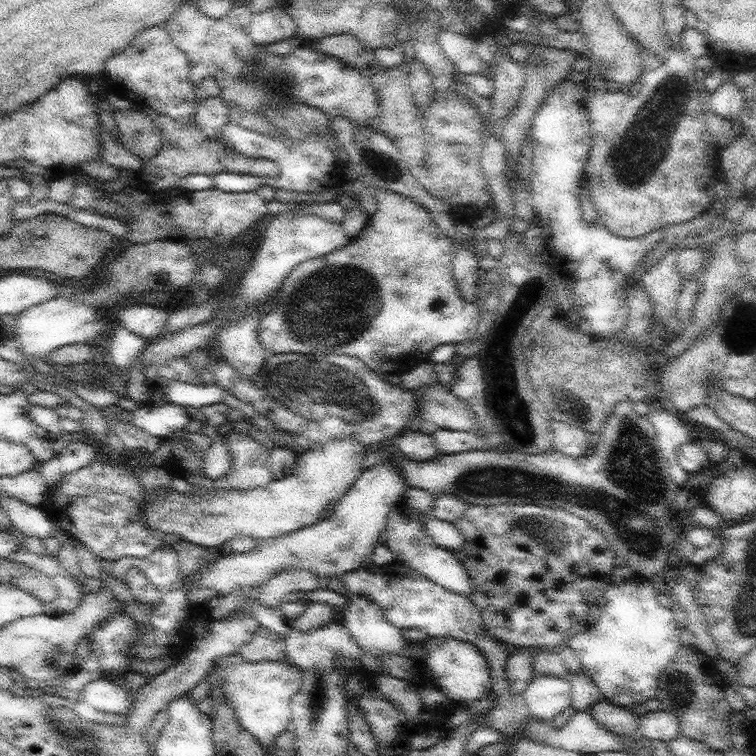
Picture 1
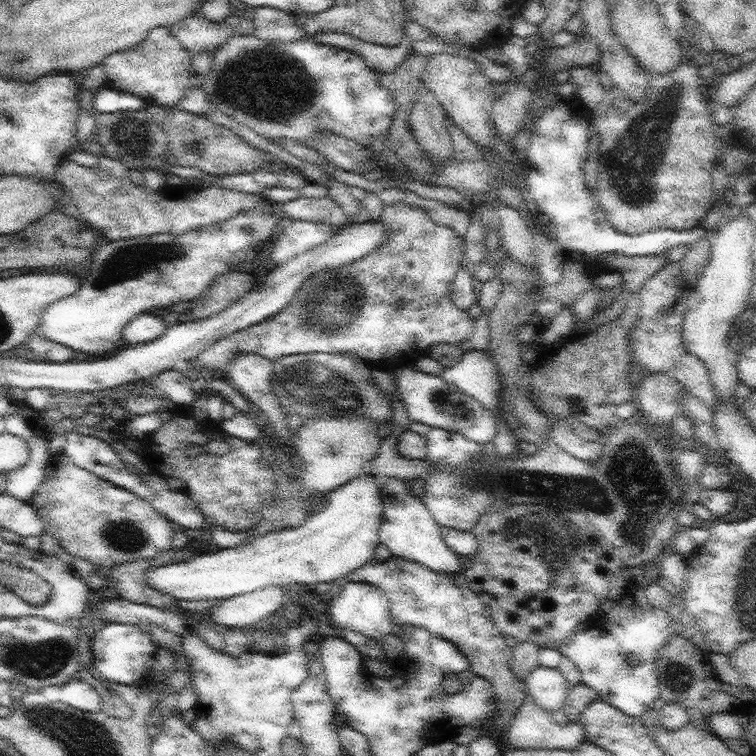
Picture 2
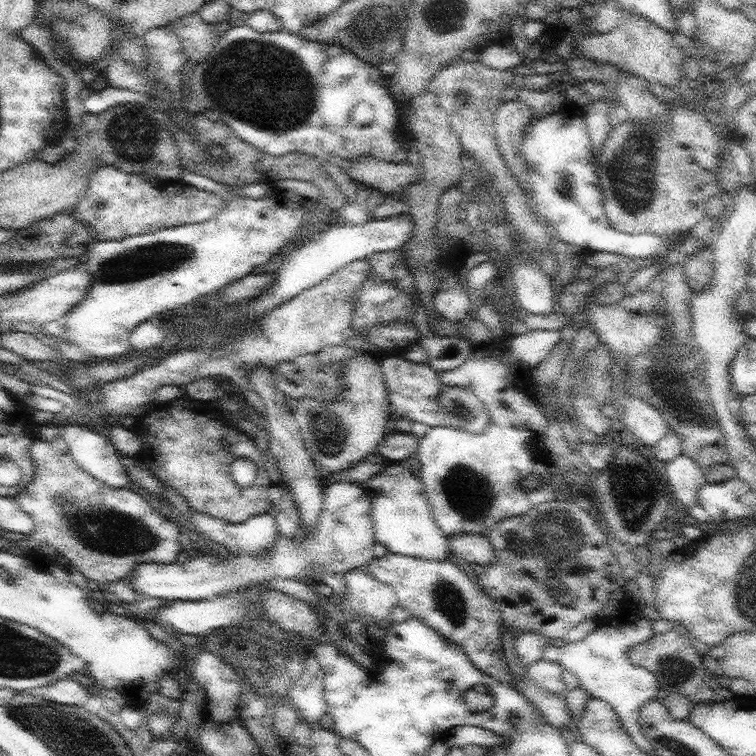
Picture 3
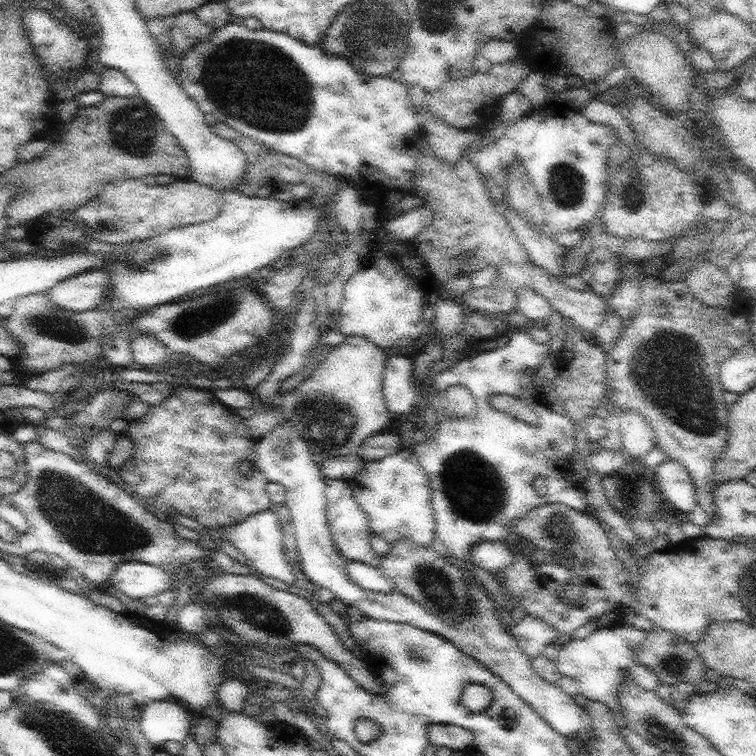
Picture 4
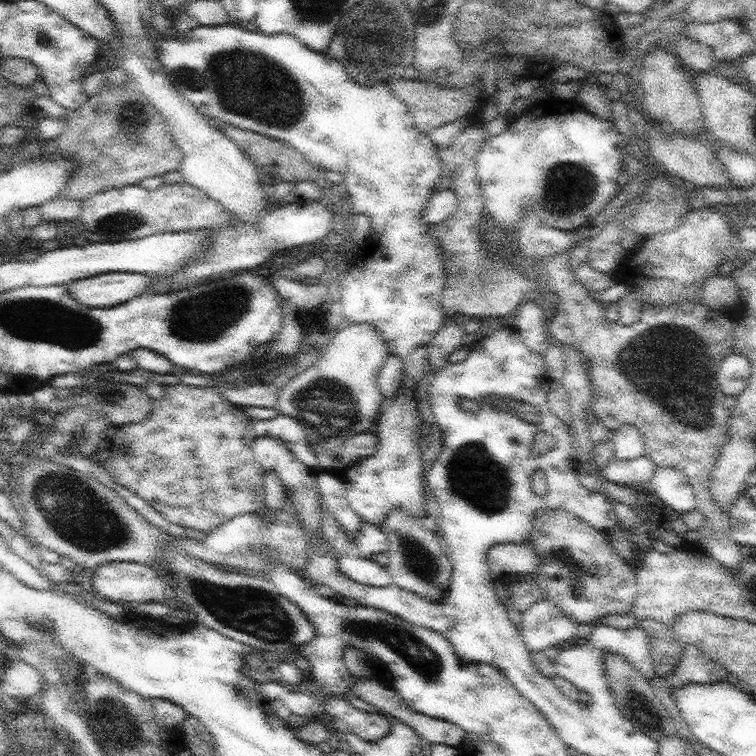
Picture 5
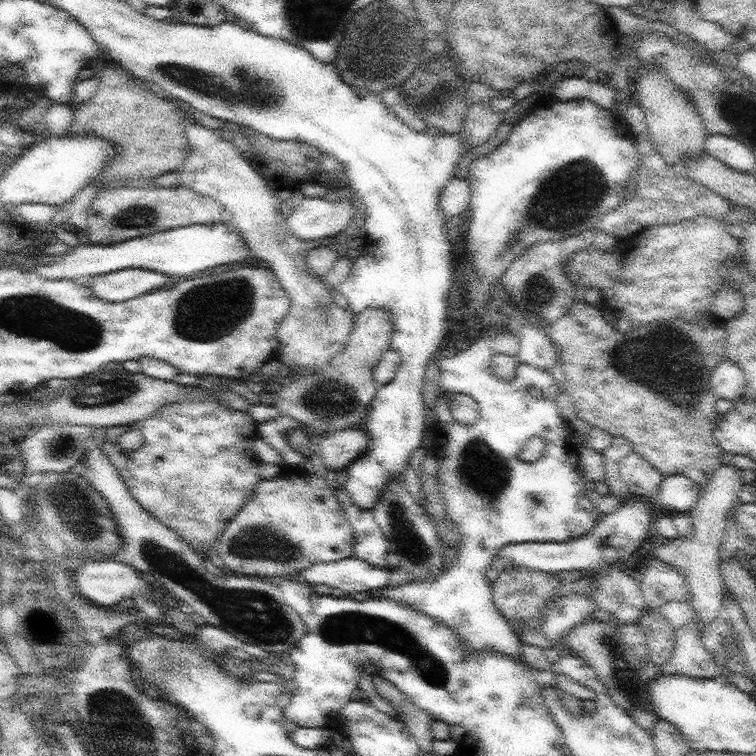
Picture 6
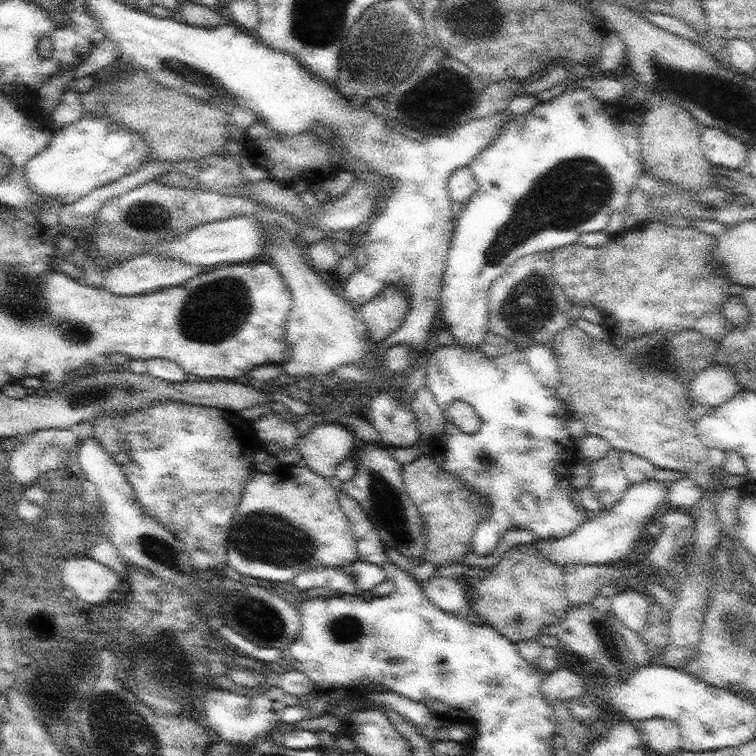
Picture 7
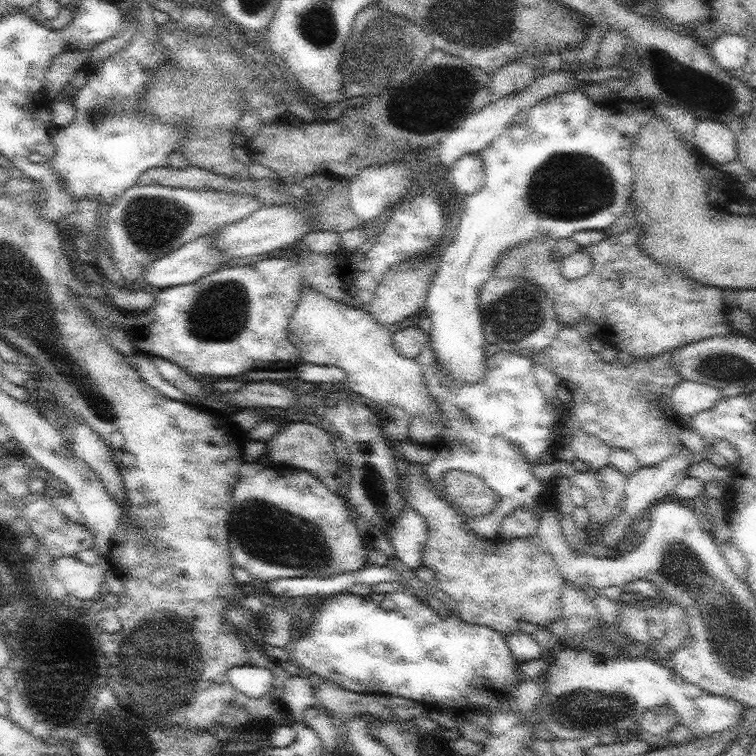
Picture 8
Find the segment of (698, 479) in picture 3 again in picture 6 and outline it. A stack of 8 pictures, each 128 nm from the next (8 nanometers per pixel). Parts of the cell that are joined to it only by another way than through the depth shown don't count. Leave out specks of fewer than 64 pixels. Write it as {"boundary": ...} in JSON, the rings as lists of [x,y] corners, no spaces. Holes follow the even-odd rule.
{"boundary":[[[678,472],[664,476],[658,492],[665,508],[674,508],[679,513],[685,513],[694,508],[700,499],[702,487],[689,476]]]}

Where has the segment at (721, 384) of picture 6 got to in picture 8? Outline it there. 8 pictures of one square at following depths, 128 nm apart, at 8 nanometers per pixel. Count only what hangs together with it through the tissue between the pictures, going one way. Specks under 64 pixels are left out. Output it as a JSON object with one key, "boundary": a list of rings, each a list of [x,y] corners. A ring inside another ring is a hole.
{"boundary":[[[683,380],[671,398],[678,416],[693,417],[699,412],[716,407],[718,401],[723,400],[723,391],[703,382]]]}

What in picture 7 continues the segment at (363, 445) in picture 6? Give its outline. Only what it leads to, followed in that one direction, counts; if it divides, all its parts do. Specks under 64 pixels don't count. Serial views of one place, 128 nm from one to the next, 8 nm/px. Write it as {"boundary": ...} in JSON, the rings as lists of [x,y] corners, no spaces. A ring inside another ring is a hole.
{"boundary":[[[326,422],[300,435],[296,450],[312,471],[324,478],[334,478],[338,464],[348,457],[353,458],[356,446],[361,443],[348,427]]]}

